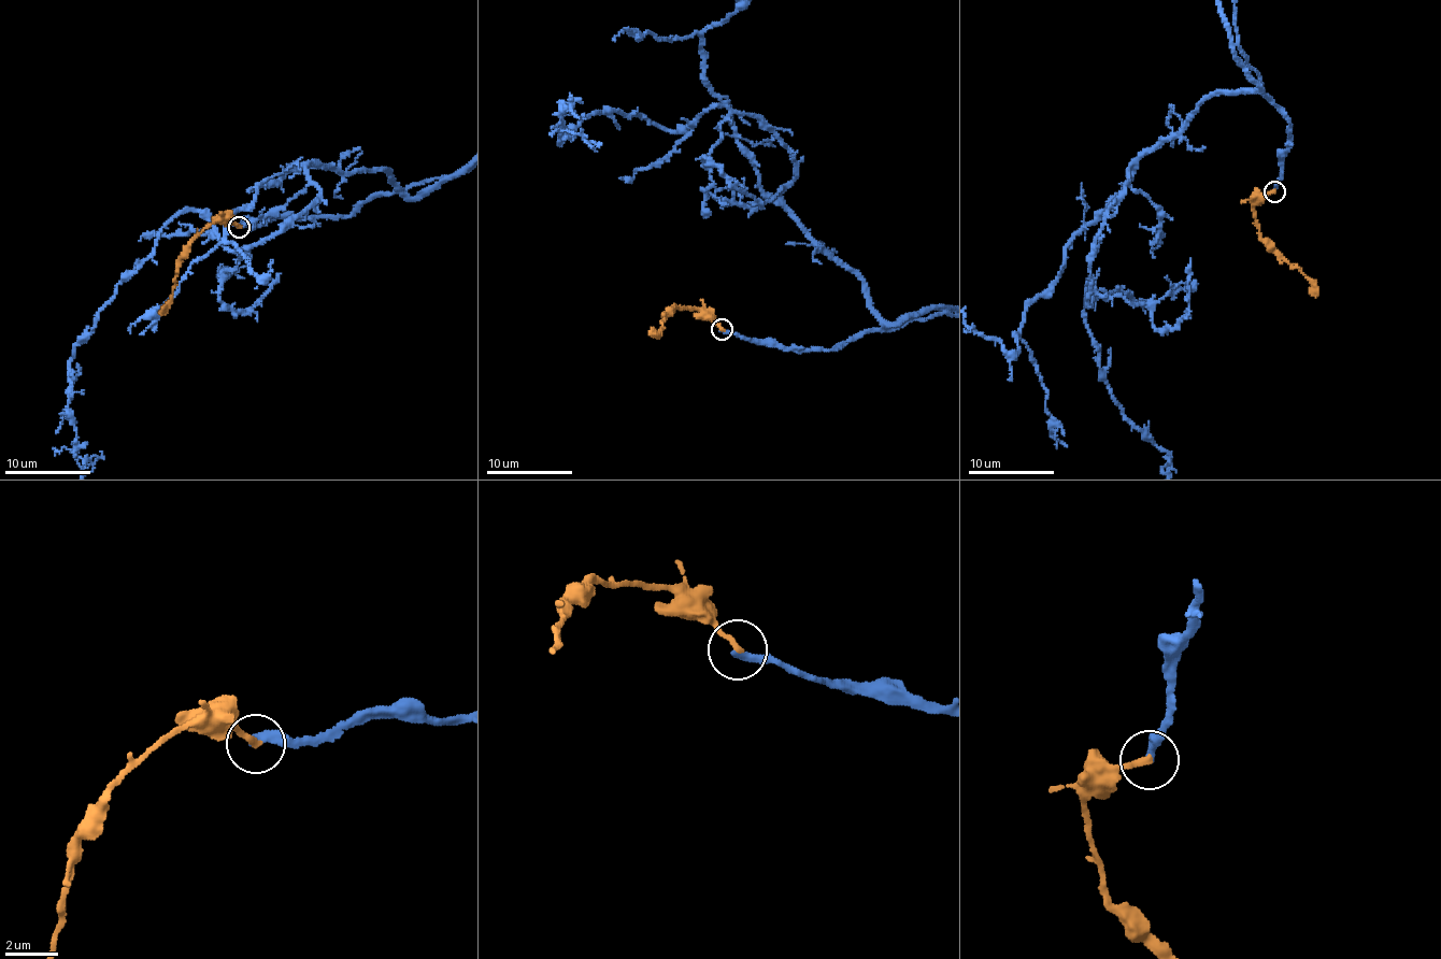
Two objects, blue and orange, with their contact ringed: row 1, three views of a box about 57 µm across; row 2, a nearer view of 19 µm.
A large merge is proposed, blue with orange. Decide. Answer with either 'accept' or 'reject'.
reject

